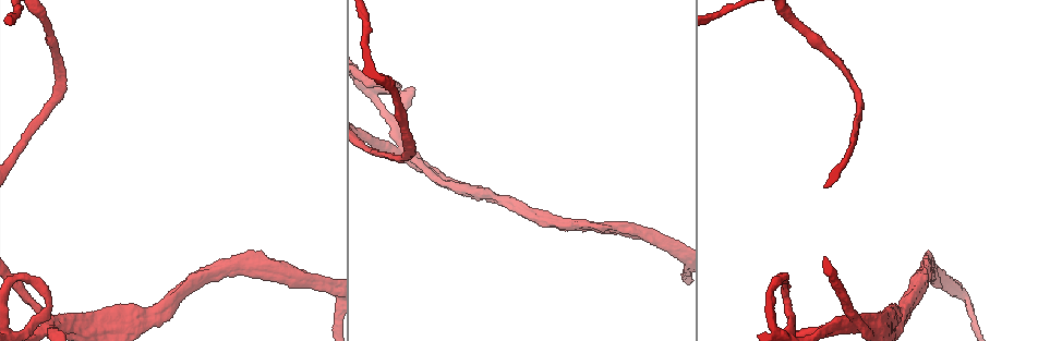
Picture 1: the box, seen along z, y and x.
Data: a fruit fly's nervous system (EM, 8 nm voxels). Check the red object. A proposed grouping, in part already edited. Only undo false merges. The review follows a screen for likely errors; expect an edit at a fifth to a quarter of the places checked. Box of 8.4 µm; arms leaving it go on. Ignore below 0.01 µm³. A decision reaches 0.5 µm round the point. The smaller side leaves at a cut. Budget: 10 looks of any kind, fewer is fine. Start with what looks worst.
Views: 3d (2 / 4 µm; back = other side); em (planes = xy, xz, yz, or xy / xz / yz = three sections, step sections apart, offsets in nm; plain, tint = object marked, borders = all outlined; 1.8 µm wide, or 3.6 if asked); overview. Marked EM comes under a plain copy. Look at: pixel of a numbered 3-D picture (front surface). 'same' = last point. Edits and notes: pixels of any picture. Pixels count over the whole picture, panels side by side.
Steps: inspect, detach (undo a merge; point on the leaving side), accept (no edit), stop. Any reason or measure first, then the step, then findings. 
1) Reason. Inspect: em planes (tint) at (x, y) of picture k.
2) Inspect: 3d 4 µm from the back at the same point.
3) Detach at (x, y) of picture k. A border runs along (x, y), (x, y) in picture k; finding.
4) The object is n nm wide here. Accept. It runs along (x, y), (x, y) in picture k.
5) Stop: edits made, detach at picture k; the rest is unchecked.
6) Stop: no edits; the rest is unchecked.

Touches itself. Inspect: em xz step 16 (tint) at (28, 276) of picture 1.

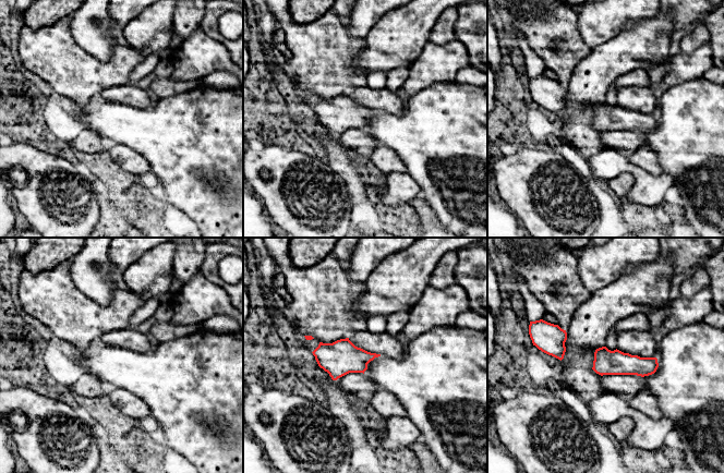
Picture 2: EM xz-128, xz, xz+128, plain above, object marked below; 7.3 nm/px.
Inspect: em planes (tint) at the same point.

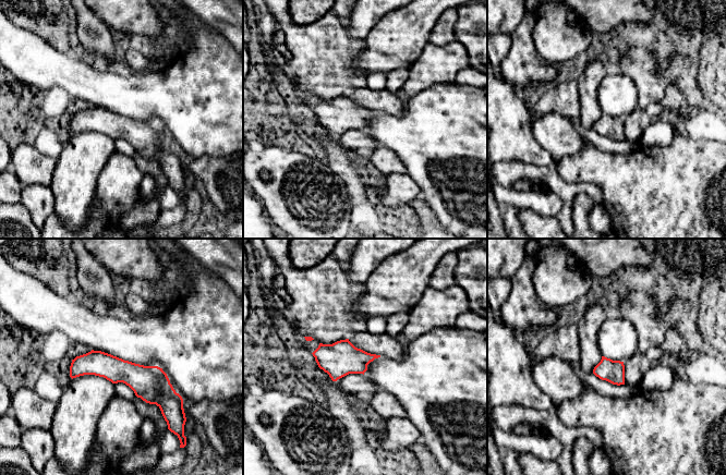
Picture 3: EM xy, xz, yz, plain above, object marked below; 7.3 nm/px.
Accept. It runs along (74, 362), (130, 373), (171, 402) in picture 3; continuous, no second cell.

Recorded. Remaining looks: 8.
Three arms meet. Inspect: em planes (tint) at (402, 149) of picture 1.

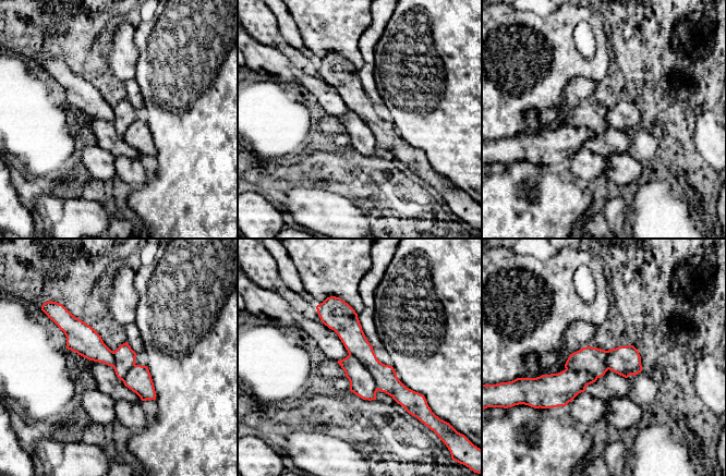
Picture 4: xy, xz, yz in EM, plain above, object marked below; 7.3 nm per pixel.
Accept. It runs along (337, 300), (361, 355), (407, 405) in picture 4; continuous, no second cell.

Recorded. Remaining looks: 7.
Three arms meet. Inspect: 3d 2 µm at (127, 318) of picture 1.

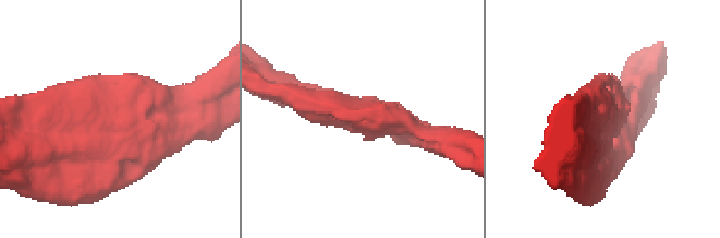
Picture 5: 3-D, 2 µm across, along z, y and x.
Inspect: em planes (tint) at (607, 126) of picture 5.

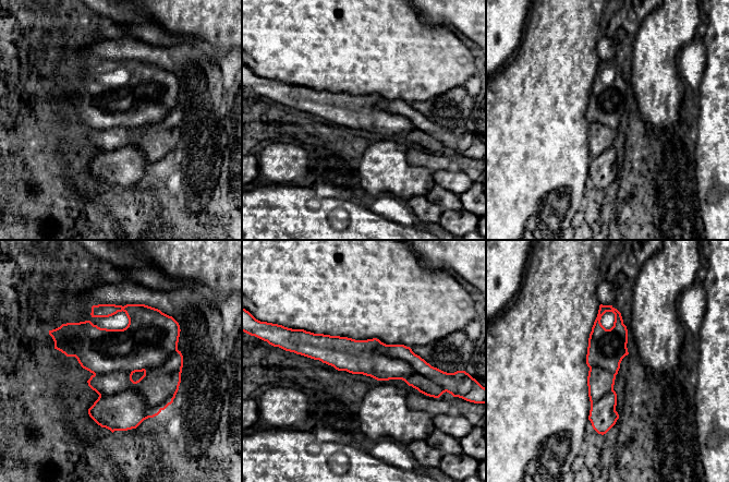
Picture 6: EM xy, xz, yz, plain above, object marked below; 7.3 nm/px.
3 arms meet here. Accept. It runs along (300, 350), (400, 362), (428, 374) in picture 6; all the same cell.

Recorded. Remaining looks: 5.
A fork. Inspect: em yz step 4 (borders) at (591, 226) of picture 1.

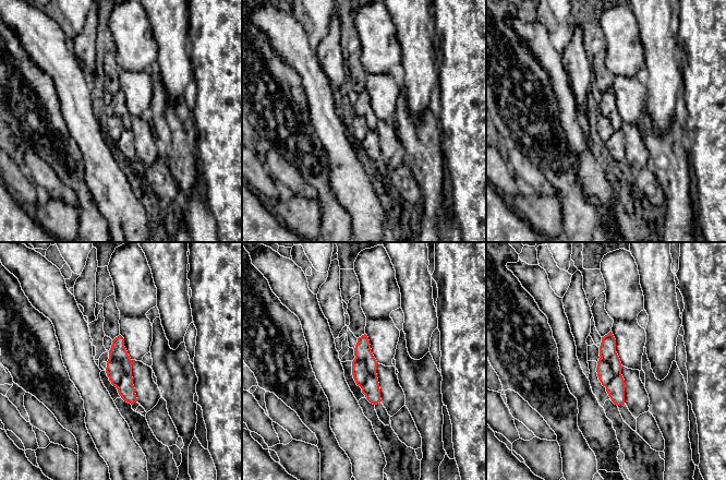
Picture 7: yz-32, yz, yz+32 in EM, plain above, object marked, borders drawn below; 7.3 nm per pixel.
The object is 180 nm wide here. Accept. One cell here.

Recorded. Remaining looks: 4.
Stop: no edits; the rest is unchecked.

